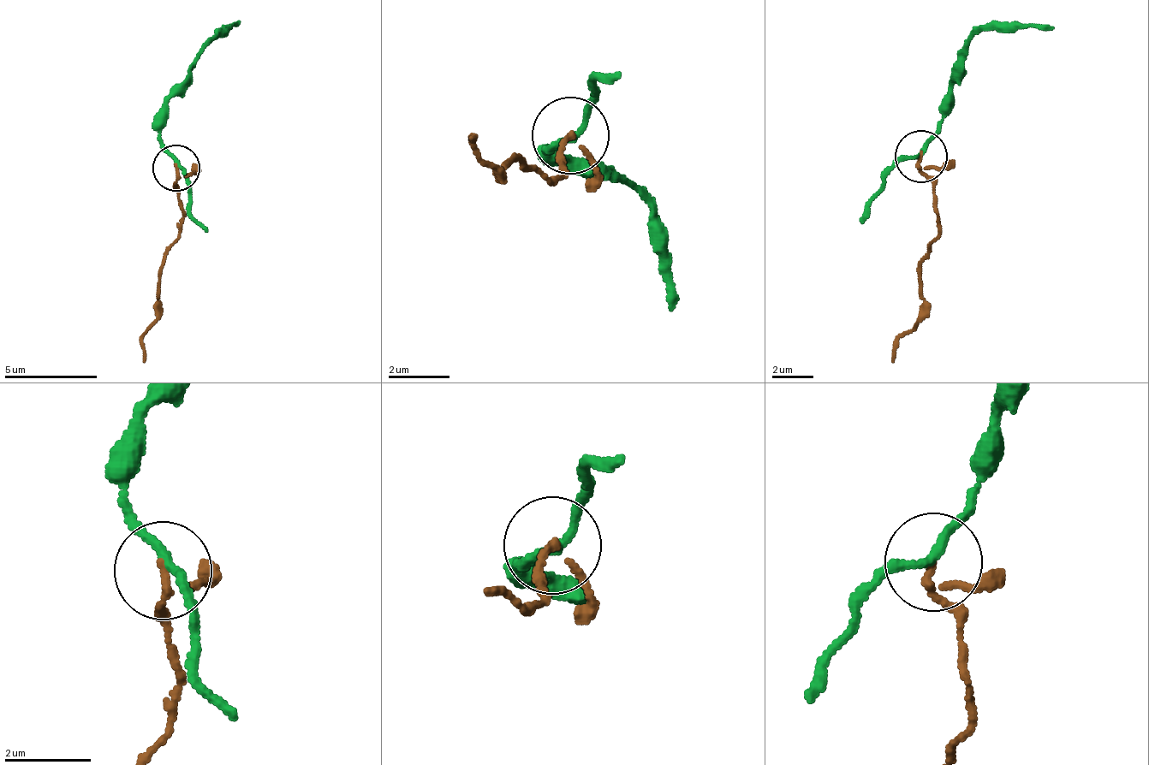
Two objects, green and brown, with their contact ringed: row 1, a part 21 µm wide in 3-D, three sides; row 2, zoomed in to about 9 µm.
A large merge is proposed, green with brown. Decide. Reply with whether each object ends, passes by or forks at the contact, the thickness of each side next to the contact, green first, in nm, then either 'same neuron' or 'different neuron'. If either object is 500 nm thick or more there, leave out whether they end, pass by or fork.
green passes by | brown passes by | 190/110 nm | different neuron

